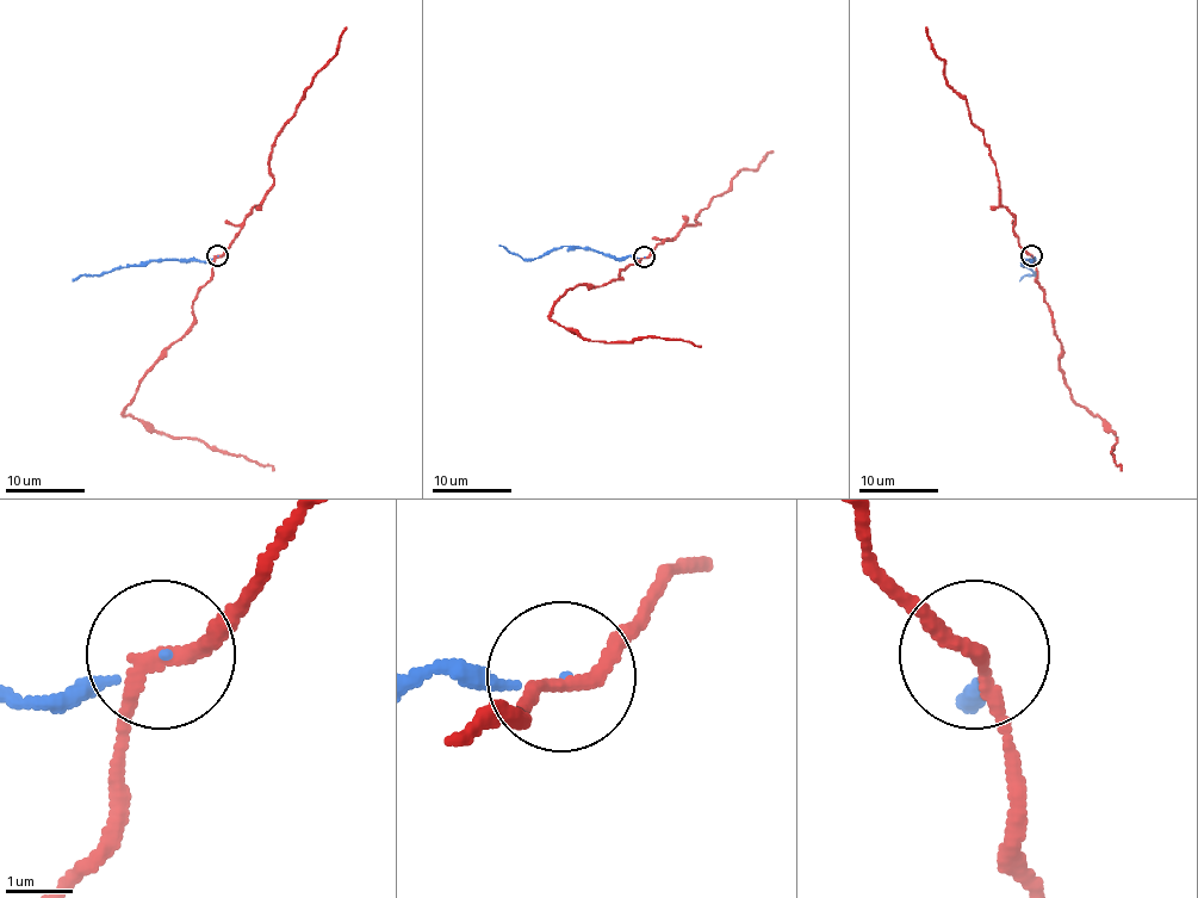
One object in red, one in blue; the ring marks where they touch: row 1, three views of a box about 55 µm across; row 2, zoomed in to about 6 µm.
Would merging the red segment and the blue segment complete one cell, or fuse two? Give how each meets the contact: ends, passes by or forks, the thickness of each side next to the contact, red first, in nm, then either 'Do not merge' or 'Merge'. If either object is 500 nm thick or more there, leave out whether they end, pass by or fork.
At the ring red passes by. At the ring blue ends. Thickness 200 nm (red) against 80 nm. Do not merge

